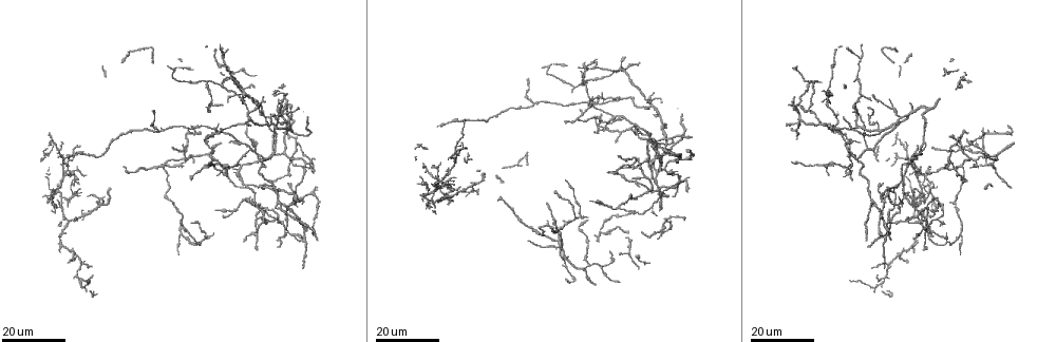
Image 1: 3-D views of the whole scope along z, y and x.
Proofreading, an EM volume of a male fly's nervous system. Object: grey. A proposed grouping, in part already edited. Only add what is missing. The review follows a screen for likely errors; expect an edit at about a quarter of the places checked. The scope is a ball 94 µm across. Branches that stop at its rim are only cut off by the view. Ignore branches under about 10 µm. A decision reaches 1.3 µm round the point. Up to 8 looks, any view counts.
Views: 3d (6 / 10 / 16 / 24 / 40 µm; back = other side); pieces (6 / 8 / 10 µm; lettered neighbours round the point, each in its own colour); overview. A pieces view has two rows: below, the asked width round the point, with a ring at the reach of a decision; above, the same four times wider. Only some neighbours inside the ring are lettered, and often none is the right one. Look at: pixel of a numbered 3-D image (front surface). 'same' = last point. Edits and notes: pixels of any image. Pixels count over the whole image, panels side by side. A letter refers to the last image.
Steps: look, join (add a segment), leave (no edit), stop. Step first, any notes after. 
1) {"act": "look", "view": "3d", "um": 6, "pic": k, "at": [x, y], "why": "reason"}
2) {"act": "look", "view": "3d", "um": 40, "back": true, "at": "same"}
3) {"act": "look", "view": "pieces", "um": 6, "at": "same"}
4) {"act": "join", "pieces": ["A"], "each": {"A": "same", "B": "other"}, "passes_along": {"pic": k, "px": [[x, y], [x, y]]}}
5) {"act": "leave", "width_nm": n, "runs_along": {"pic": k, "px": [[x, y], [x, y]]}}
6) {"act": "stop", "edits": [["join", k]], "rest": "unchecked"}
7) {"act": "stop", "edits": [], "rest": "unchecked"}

{"act": "look", "view": "3d", "um": 16, "pic": 1, "at": [949, 135], "why": "branch stops here"}

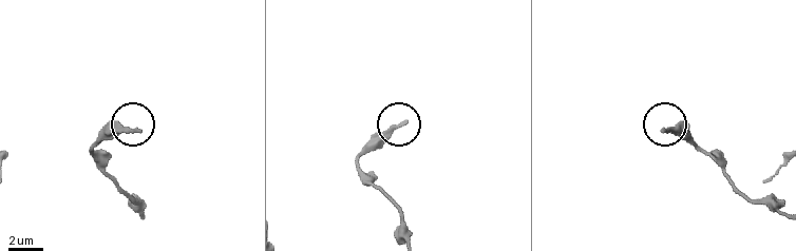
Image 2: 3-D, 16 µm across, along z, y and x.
{"act": "look", "view": "pieces", "um": 6, "pic": 2, "at": [661, 130]}

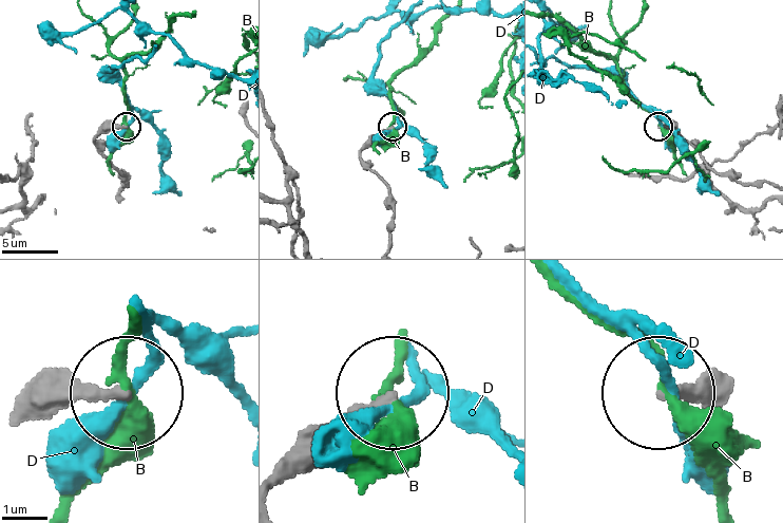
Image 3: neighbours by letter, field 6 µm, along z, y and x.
{"act": "leave", "each": {"B": "other", "D": "other"}, "runs_along": {"pic": 3, "px": [[284, 478], [383, 398]]}, "found": "none of them fits"}

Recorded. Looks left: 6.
{"act": "look", "view": "3d", "um": 16, "pic": 1, "at": [654, 137]}

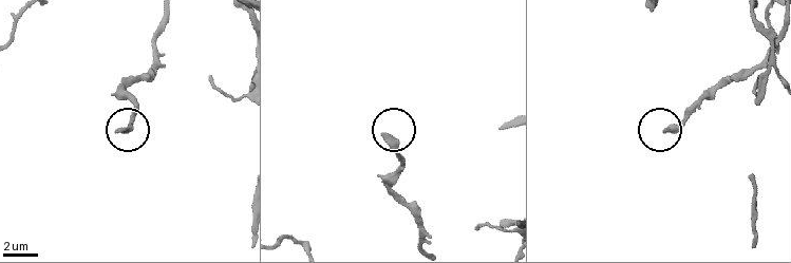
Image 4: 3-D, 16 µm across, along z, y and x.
{"act": "look", "view": "pieces", "um": 6, "pic": 4, "at": [118, 131]}

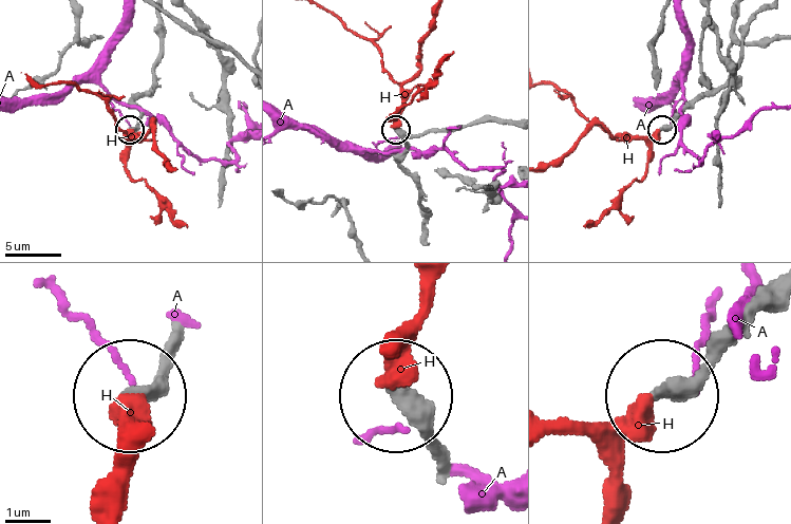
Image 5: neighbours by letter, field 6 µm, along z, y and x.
{"act": "join", "pieces": ["H"], "each": {"A": "other", "H": "same"}, "found": "it goes on there"}

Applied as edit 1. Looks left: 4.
{"act": "look", "view": "3d", "um": 24, "pic": 1, "at": [171, 147], "why": "free end"}

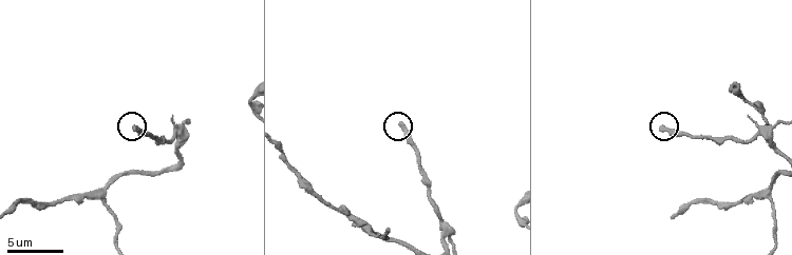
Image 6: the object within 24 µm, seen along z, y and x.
{"act": "look", "view": "pieces", "um": 6, "pic": 6, "at": [133, 130]}

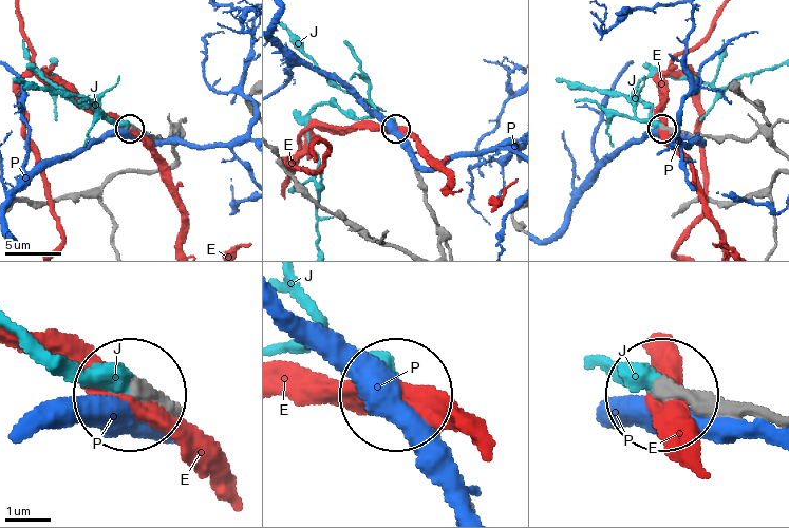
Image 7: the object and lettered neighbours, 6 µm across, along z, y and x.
{"act": "join", "pieces": ["J"], "width_nm": 290, "each": {"E": "other", "J": "same", "P": "other"}, "found": "it goes on there"}

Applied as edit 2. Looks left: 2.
{"act": "stop", "edits": [["join", 5], ["join", 7]], "rest": "unchecked"}

